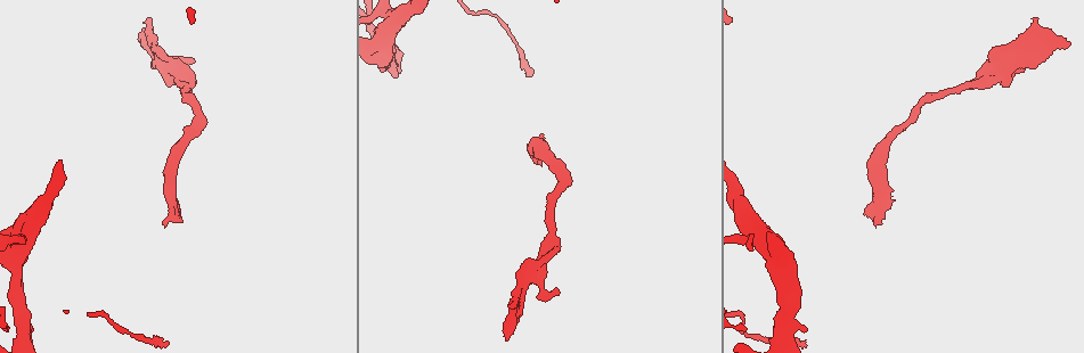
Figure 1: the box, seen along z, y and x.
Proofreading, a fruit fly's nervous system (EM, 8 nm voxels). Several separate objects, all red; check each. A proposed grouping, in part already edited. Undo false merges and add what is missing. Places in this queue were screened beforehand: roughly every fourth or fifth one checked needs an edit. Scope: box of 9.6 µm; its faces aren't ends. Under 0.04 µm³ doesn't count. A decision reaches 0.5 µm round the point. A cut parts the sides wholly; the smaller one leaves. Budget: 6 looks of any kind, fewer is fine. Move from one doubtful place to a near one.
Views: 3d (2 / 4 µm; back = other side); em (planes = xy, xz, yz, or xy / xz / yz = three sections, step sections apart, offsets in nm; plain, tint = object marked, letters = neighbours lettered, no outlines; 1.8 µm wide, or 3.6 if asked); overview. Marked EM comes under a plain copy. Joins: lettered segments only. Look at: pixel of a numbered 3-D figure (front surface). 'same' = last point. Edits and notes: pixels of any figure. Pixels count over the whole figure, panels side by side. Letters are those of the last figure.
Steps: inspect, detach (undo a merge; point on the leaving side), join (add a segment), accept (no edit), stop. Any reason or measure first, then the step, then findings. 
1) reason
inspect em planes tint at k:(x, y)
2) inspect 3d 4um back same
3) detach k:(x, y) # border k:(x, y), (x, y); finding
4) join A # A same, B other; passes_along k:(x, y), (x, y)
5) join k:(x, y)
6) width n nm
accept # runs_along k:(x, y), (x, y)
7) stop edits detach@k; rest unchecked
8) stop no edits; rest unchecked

free end
inspect 3d 2um at 1:(162, 224)

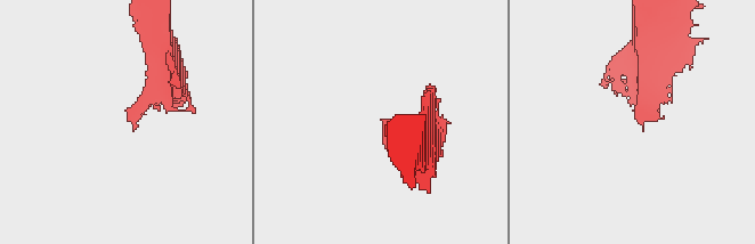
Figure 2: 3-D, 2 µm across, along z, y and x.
inspect em yz step 16 letters at 2:(382, 119)

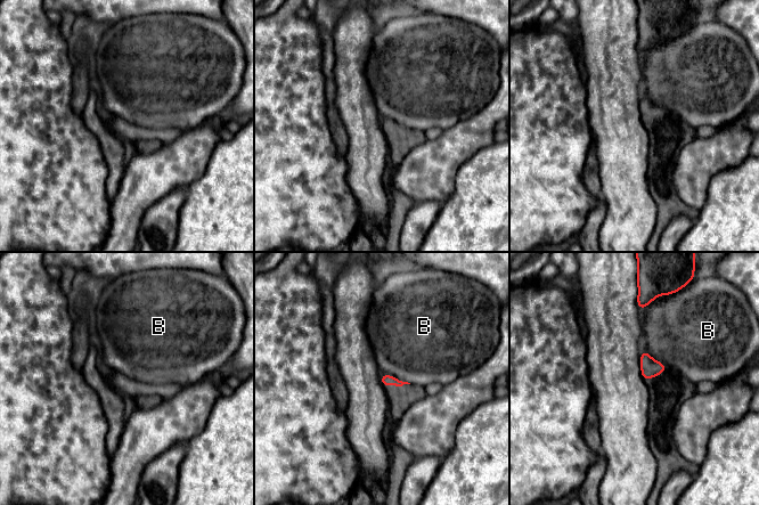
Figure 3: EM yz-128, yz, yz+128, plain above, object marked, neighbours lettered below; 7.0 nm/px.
accept # B other; border 3:(381, 373), (393, 375), (409, 383); none of them fits

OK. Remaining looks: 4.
side arm on a straight run
inspect 3d 2um at 1:(530, 278)

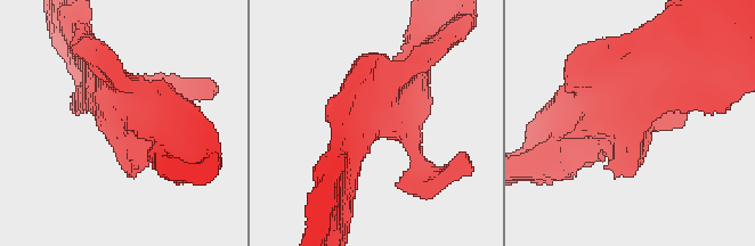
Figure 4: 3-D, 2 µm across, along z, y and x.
inspect em planes letters at 4:(632, 106)

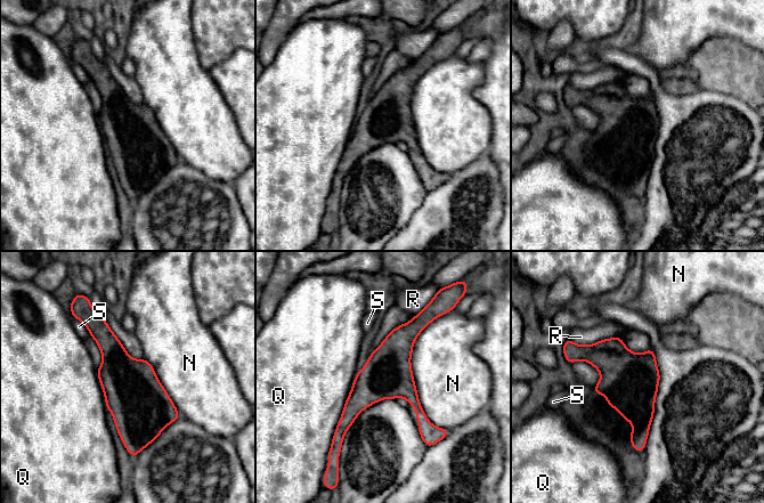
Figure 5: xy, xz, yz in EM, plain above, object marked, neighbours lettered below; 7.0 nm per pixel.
width 340 nm
accept # N other, Q other, R other, S other; border 5:(435, 318), (411, 371), (445, 429); all the same neuron

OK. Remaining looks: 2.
an open end
inspect em 3.6um xz step 4 letters at 1:(1067, 43)

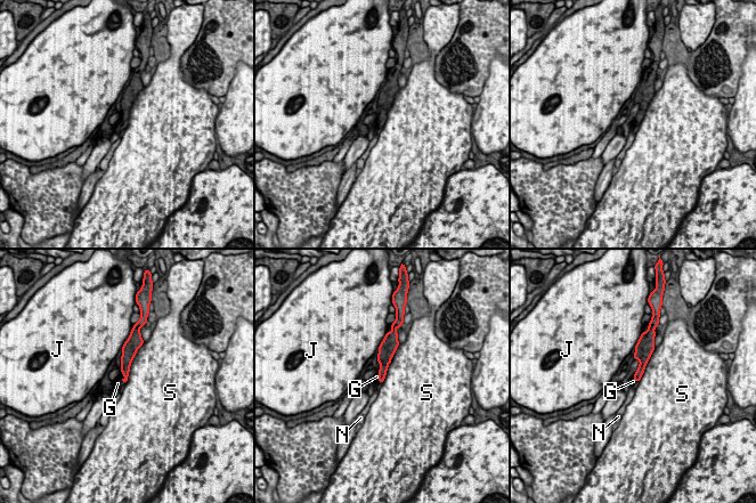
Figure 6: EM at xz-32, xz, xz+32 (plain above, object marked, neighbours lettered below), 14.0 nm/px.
longest_contact S 600 nm
join G # G same, J other, N other, S other; it goes on there

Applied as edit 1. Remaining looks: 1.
stop edits join@6; rest unchecked

